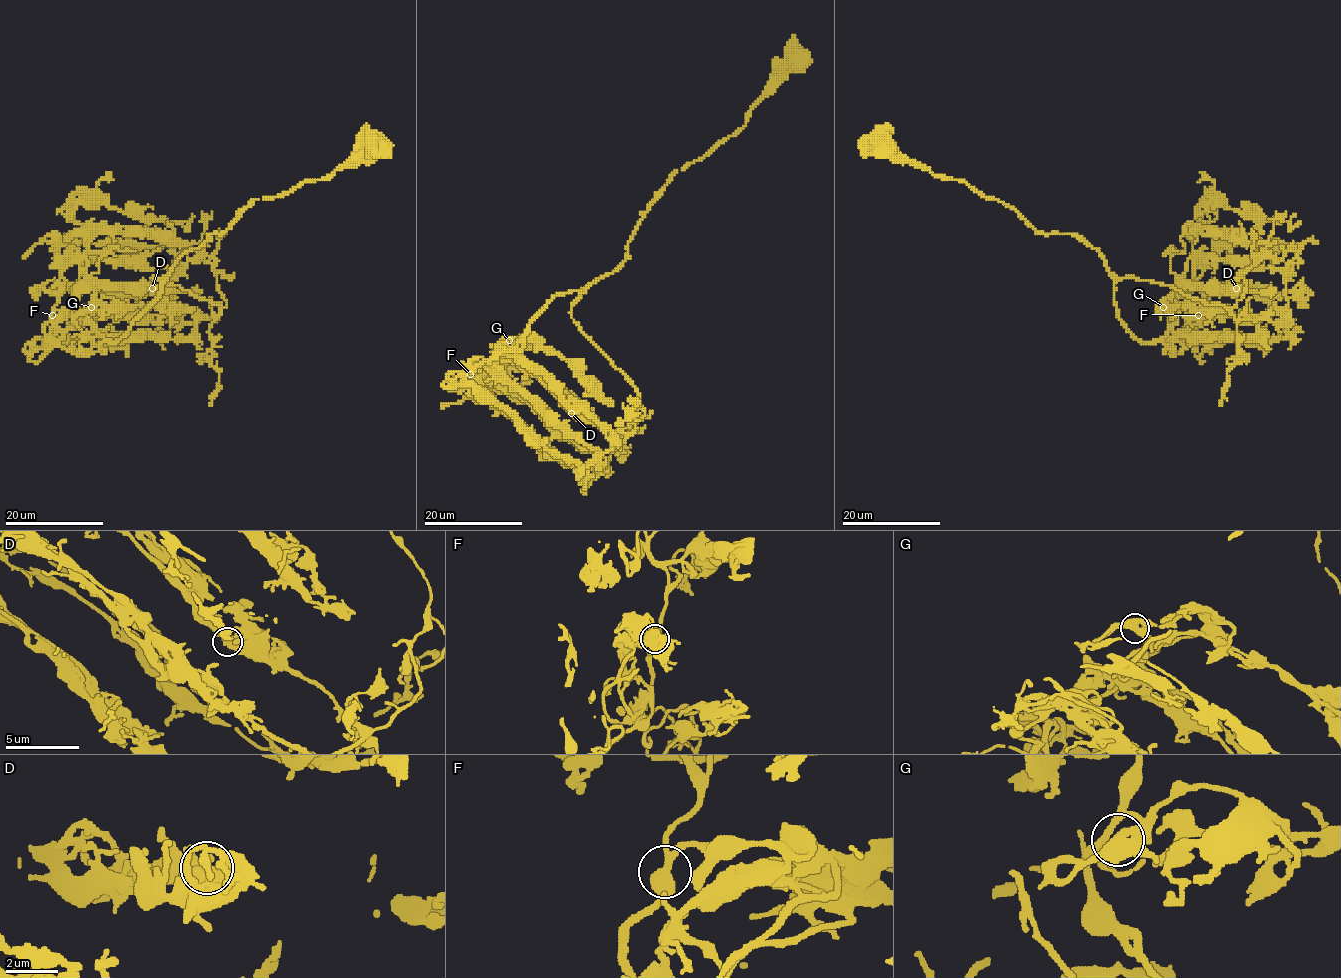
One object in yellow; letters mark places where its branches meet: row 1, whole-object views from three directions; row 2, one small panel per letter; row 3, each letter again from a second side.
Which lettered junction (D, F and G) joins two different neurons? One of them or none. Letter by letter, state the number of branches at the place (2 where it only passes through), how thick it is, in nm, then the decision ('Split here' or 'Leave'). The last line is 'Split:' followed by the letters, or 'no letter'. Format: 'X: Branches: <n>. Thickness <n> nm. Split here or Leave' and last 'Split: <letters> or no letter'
D: Branches: 3. Thickness 400 nm. Leave
F: Branches: 3. Thickness 400 nm. Leave
G: Branches: 3. Thickness 400 nm. Leave
Split: no letter

